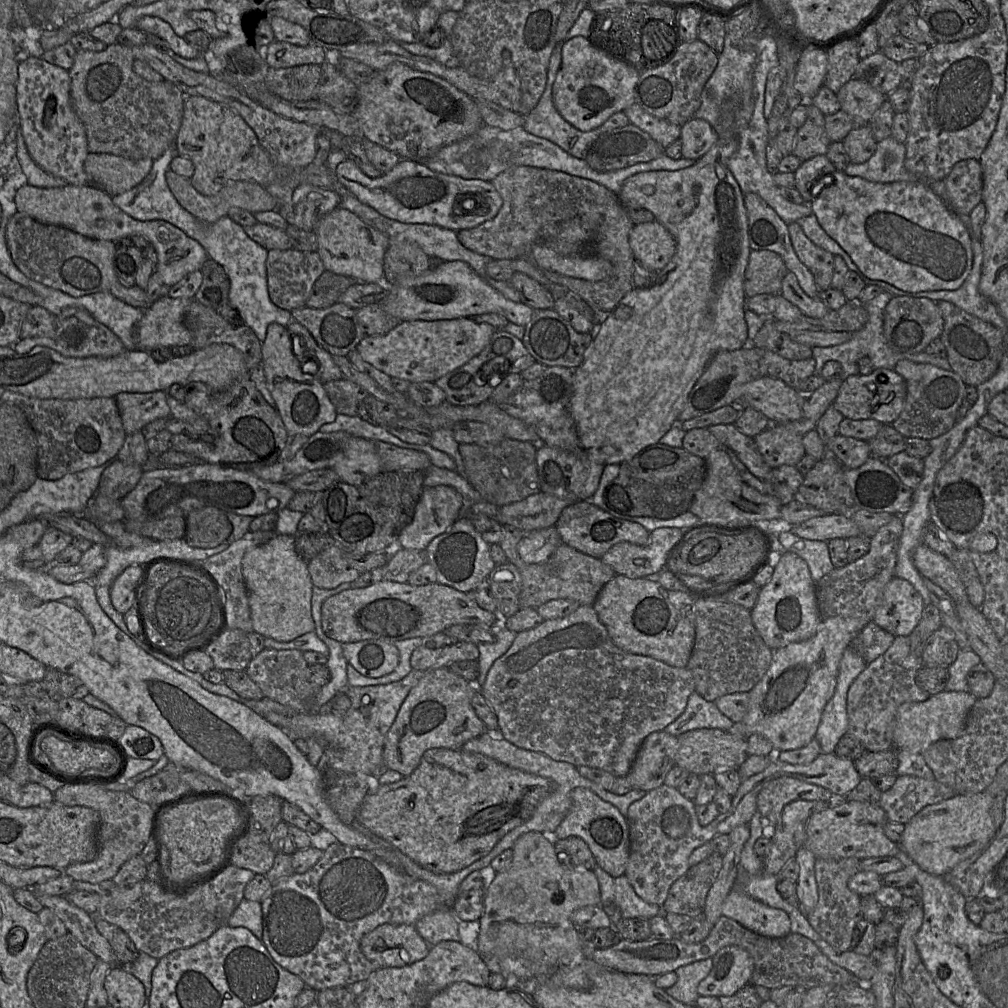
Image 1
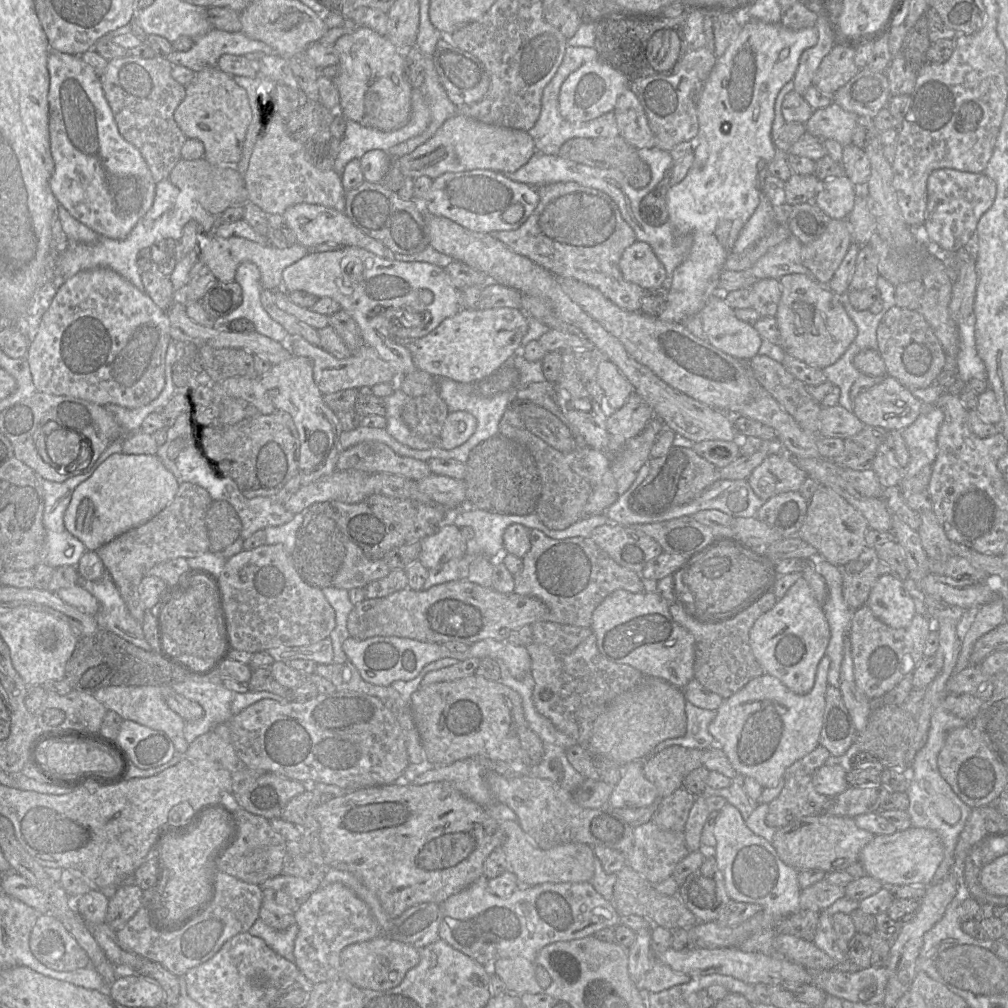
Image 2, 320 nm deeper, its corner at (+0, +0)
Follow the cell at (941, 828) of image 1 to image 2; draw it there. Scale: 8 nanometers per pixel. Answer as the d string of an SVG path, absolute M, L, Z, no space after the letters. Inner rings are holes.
M911 826L903 831L896 831L891 835L874 835L871 841L860 852L859 861L868 876L871 876L884 886L889 885L926 885L929 886L937 868L944 857L944 848L939 835L930 829Z

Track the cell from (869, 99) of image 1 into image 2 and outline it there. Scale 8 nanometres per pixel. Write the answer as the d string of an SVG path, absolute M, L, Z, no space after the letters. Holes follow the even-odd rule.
M832 102L825 108L814 109L805 123L806 132L820 139L833 139L842 147L852 144L852 134L858 116Z

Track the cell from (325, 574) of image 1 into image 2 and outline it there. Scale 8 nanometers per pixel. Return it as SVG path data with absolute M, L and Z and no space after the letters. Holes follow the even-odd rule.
M348 540L344 545L345 558L333 579L333 587L345 590L365 588L369 583L390 573L391 569L383 559L368 559L359 546Z

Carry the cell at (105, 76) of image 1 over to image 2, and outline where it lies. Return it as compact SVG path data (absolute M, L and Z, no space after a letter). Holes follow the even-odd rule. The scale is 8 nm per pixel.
M125 56L108 61L106 70L100 76L105 98L111 108L120 134L139 150L156 183L169 178L172 169L181 159L181 149L187 139L174 119L176 108L185 98L186 86L172 77L172 66L167 58L160 56L148 59Z

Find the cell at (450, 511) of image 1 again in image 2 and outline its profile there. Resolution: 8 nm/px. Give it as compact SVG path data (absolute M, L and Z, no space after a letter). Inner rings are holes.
M446 522L435 533L421 540L418 560L429 570L463 556L466 551L467 541L460 528L452 522Z

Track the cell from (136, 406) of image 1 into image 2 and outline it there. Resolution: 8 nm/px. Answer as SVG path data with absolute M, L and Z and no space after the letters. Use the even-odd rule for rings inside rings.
M293 355L290 359L273 365L266 374L261 375L258 379L266 391L277 389L277 396L272 399L275 409L288 412L297 428L300 439L301 486L333 473L341 452L339 438L343 430L339 419L325 404L323 394L315 384L312 361L307 357Z

